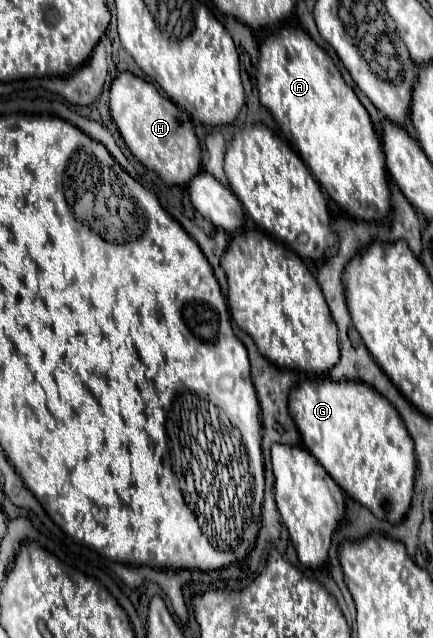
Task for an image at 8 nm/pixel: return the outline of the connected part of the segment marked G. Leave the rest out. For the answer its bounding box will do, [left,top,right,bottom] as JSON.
[288,381,416,523]

